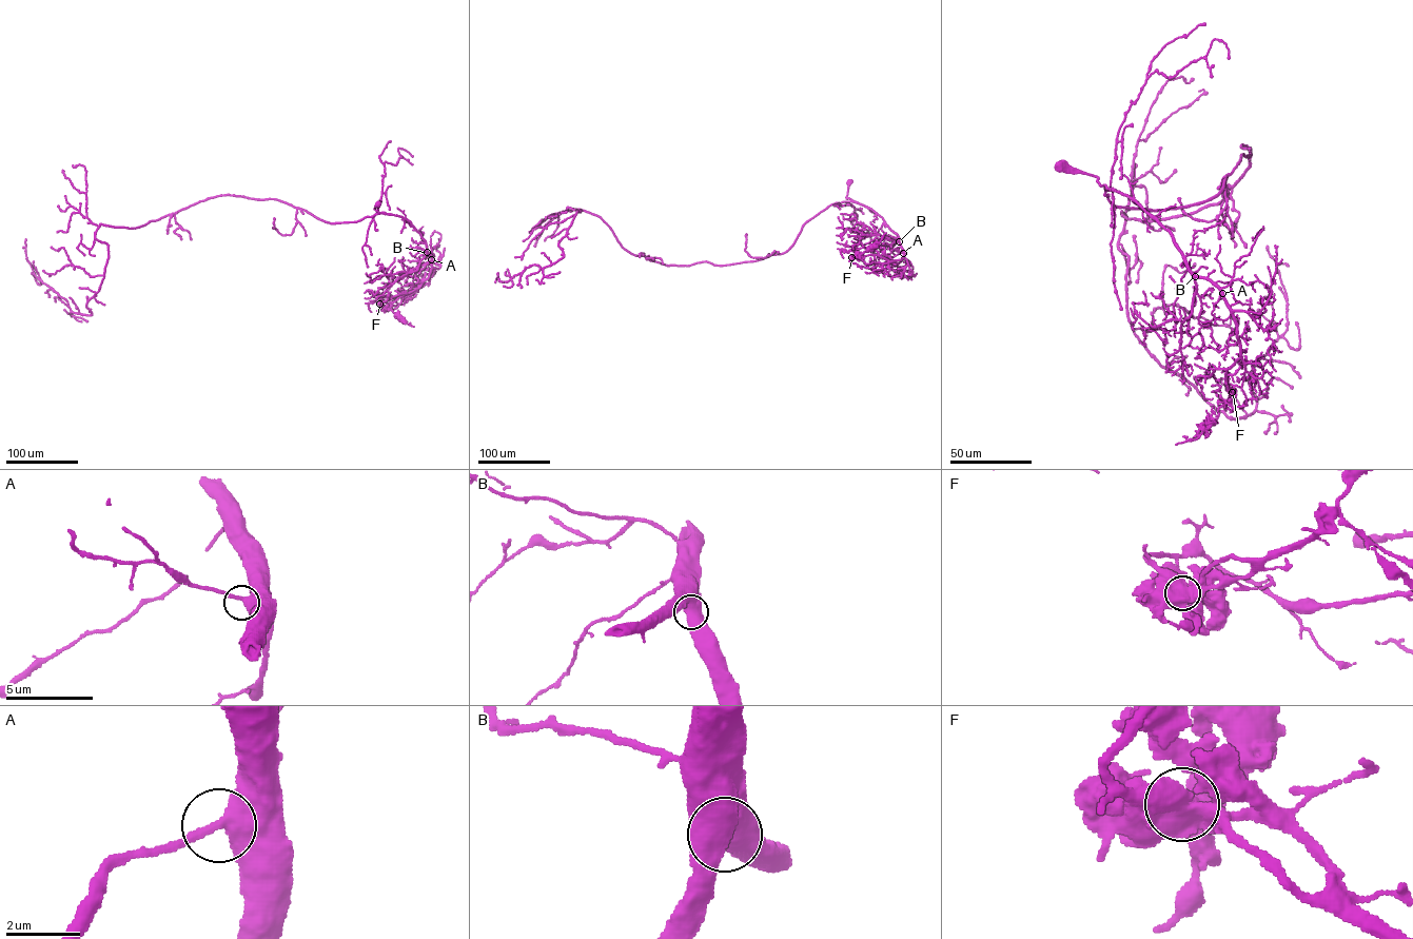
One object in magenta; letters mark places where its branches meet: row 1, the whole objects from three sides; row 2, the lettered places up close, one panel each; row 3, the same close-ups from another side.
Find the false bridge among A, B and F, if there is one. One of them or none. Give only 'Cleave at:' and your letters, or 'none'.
Cleave at: F

